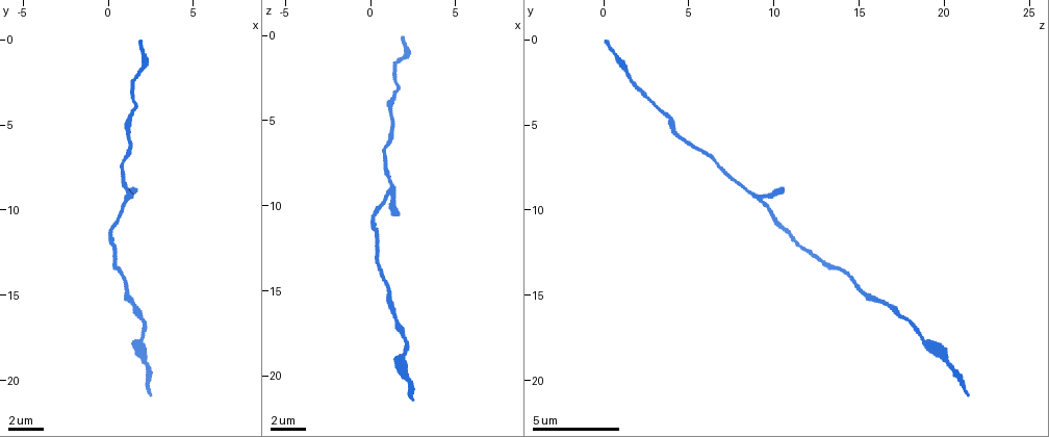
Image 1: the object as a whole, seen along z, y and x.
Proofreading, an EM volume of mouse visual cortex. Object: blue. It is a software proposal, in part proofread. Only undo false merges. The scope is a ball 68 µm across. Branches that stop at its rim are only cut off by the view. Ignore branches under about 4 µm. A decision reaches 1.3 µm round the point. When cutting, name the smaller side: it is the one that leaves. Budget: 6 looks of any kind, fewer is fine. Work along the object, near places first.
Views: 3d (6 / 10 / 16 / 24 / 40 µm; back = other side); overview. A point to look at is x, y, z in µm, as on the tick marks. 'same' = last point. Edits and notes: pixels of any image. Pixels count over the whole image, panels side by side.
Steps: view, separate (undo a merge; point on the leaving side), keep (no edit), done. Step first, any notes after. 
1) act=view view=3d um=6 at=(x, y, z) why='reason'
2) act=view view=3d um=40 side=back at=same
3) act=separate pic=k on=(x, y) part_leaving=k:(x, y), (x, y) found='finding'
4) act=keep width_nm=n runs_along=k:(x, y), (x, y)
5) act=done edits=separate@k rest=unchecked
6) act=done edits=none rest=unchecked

act=view view=3d um=6 at=(1.7, 16.0, 17.2) why='sudden change in width'

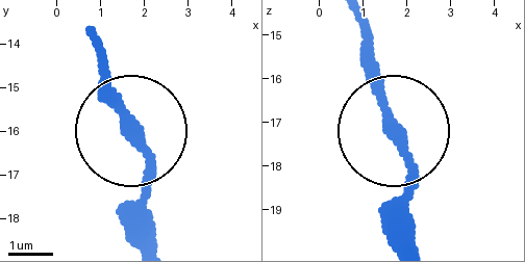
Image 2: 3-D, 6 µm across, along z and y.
act=keep runs_along=2:(356, 17), (408, 173), (408, 236) found='one neuron here'

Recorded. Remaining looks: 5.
act=view view=3d um=6 at=(0.9, 8.6, 8.2) why='sudden change in width'

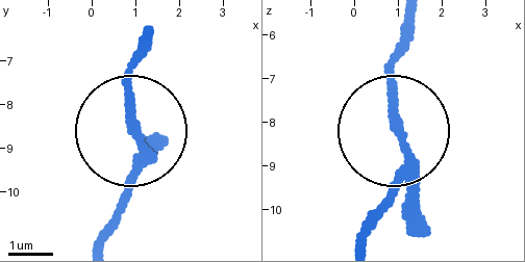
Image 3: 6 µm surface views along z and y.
act=keep runs_along=3:(376, 231), (399, 163), (399, 33) found='continuous, no second neuron'

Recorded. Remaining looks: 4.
act=view view=3d um=10 at=(1.3, 4.3, 3.7) why='sudden change in width'

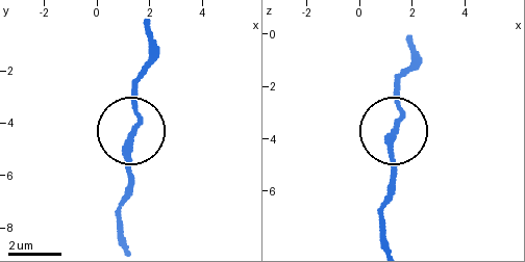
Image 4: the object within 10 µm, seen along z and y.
act=view view=3d um=6 at=(1.3, 4.4, 3.7)

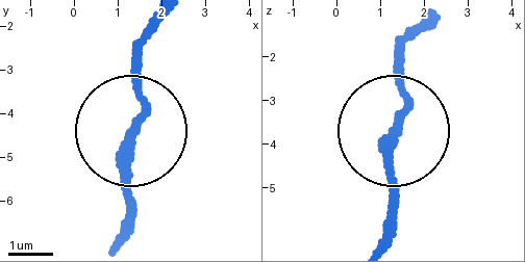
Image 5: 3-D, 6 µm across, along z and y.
act=keep width_nm=220 runs_along=5:(377, 237), (393, 204), (403, 51) found='one neuron here'

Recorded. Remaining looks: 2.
act=done edits=none rest=unchecked

